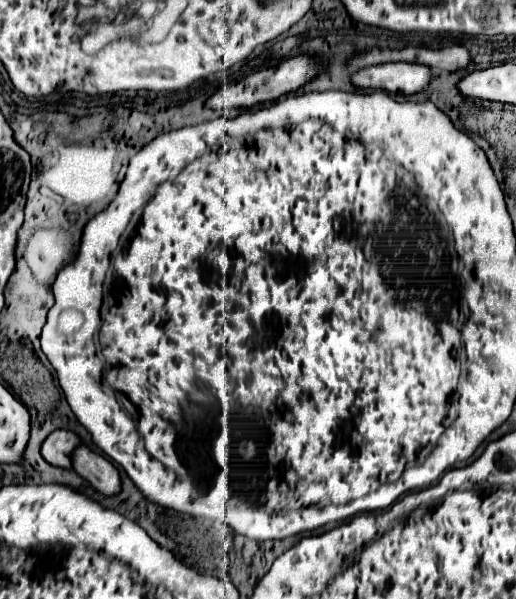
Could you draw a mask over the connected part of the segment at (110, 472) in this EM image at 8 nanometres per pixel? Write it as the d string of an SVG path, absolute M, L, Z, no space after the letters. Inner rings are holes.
M84 444L76 446L72 452L72 468L106 496L112 496L120 490L118 470L104 456L90 452L90 448Z

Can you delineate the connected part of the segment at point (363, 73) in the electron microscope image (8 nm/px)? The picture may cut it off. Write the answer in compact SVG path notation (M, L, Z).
M386 62L358 70L352 84L358 88L380 88L392 94L416 94L432 80L432 70L424 64L412 62Z

